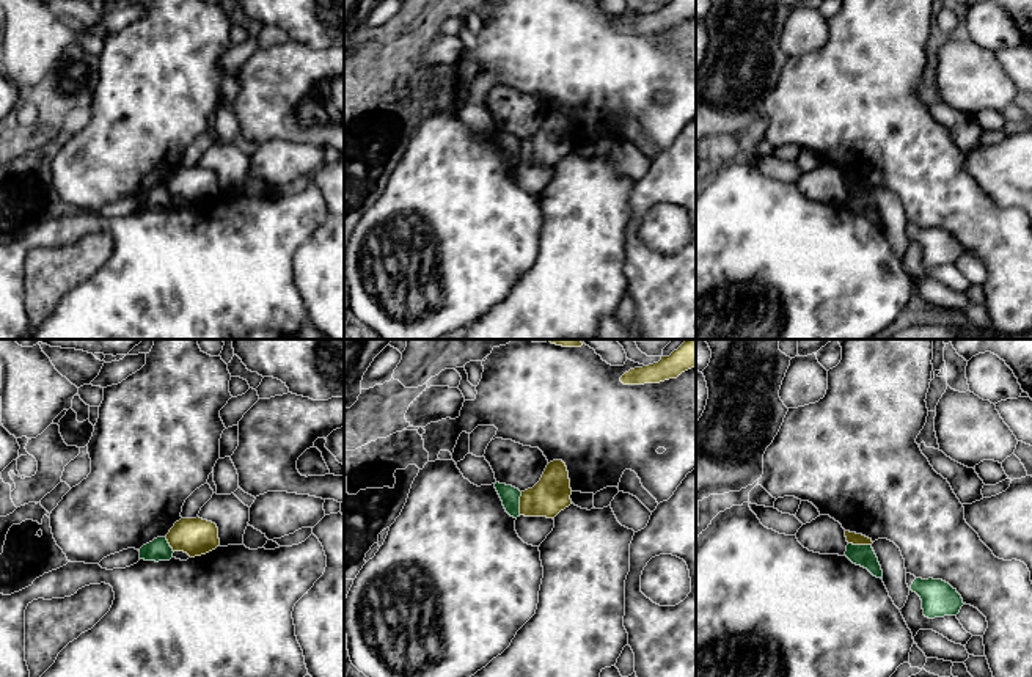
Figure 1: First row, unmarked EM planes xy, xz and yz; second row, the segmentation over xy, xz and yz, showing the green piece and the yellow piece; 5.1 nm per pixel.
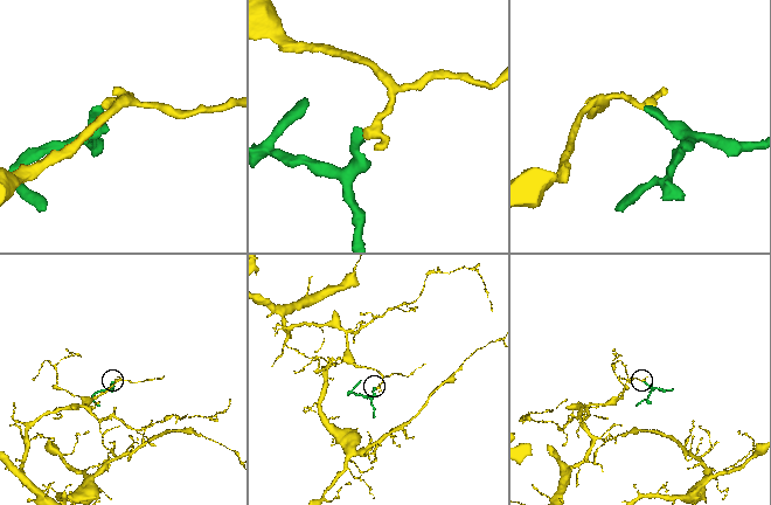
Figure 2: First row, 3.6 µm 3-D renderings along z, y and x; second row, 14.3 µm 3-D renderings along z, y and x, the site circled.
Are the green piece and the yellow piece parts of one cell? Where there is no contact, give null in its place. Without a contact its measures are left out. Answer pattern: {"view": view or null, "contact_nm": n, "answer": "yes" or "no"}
{"view": "xz", "contact_nm": 120, "answer": "no"}

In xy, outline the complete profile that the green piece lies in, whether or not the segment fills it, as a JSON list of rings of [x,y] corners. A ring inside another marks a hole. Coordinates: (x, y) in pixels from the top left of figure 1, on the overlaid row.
[[[157,537],[152,542],[143,545],[140,550],[140,559],[145,561],[170,561],[173,558],[173,548],[167,537]]]

